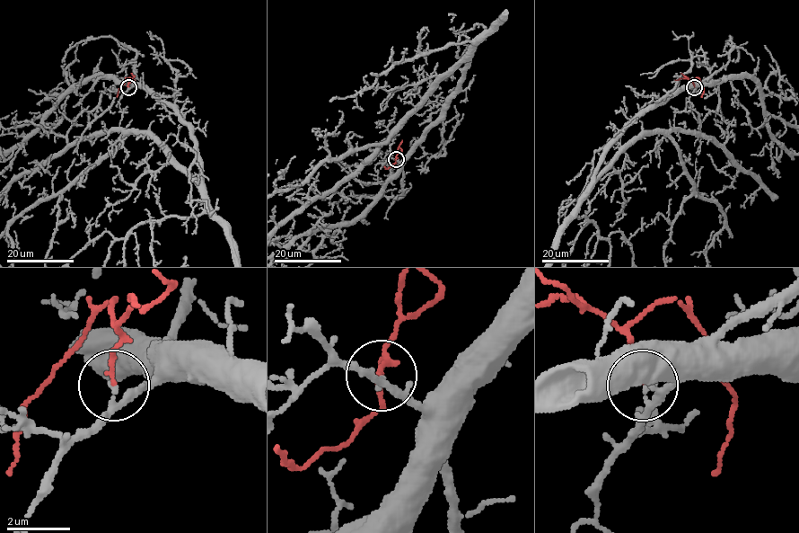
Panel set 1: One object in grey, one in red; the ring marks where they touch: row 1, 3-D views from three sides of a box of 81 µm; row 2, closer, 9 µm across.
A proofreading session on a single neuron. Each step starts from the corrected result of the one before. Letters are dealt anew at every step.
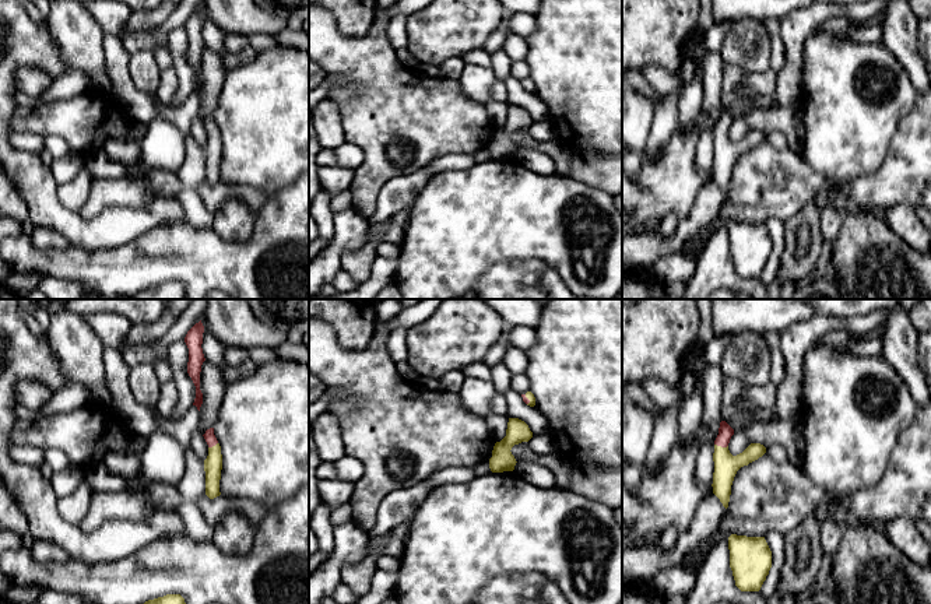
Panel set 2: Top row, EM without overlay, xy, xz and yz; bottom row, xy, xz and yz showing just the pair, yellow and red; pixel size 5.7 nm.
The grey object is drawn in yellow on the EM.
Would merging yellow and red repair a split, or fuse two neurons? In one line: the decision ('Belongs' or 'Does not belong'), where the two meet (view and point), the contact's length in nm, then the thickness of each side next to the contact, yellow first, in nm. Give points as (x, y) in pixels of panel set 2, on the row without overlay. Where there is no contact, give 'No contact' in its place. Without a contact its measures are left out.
Belongs. Touches yellow at yz (720, 133). Shared border 80 nm. Thickness 140 nm (yellow) against 80 nm

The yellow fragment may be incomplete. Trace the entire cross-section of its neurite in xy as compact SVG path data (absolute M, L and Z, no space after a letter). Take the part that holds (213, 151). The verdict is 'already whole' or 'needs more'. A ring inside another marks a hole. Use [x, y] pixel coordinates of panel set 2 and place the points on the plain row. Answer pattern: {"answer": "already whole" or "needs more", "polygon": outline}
{"answer": "needs more", "polygon": "M214 115L207 116L203 123L208 131L208 143L204 147L205 182L210 186L214 186L221 182L219 179L219 166L222 157L221 133L214 122Z"}

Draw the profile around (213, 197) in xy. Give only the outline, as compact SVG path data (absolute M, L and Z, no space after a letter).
M205 180L197 189L204 207L214 215L219 207L229 199L242 199L245 200L250 208L257 214L264 203L267 201L267 196L263 190L243 186L243 185L228 185L228 183L217 183L210 186Z

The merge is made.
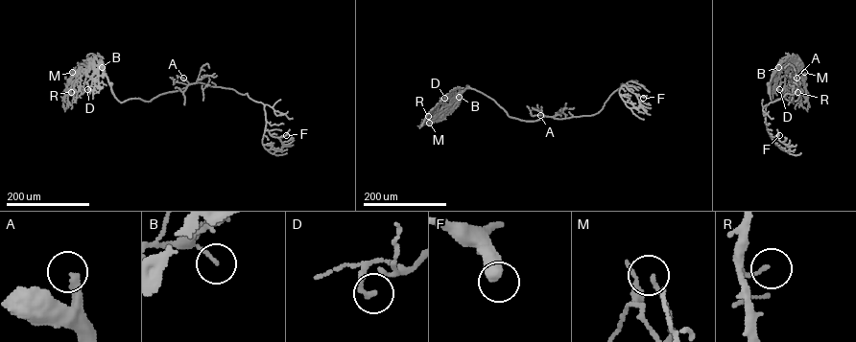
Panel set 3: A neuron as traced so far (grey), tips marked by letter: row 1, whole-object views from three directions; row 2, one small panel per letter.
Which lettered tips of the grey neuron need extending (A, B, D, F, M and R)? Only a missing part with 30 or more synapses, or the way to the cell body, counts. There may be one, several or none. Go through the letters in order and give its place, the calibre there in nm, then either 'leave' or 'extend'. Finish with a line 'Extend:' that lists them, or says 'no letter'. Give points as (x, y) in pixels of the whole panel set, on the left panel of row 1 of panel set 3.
A: (183, 78) | 360 nm | extend
B: (102, 67) | 130 nm | leave
D: (87, 89) | 170 nm | leave
F: (286, 135) | 500 nm | leave
M: (72, 72) | 120 nm | leave
R: (71, 92) | 110 nm | leave
Extend: A

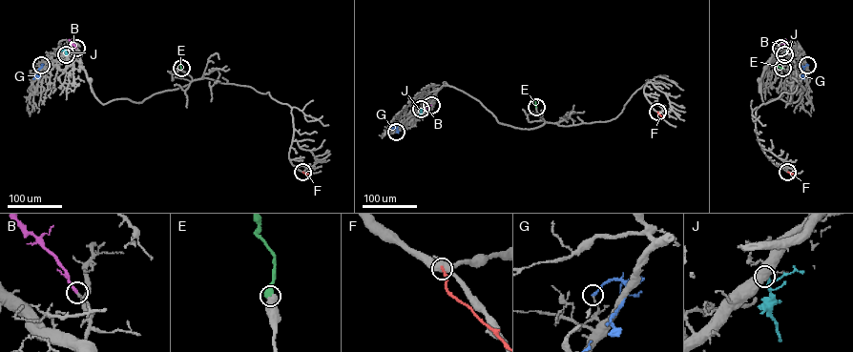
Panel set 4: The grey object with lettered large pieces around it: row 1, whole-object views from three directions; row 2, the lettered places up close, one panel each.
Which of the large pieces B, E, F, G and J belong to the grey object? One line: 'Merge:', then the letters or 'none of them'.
Merge: B

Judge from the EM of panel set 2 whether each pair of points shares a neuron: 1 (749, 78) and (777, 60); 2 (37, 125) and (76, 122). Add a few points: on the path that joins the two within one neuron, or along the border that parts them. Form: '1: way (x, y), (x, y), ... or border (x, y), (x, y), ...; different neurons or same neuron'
1: border (770, 67), (776, 72); different neurons
2: way (46, 122), (66, 122); same neuron

